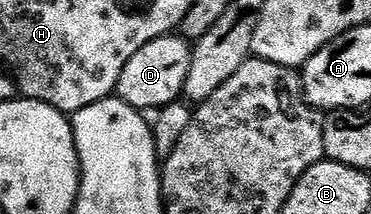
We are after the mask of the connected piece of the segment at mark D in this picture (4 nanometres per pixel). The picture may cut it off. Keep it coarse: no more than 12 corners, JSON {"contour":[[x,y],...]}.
{"contour":[[176,34],[143,45],[116,98],[142,113],[178,102],[191,69]]}

